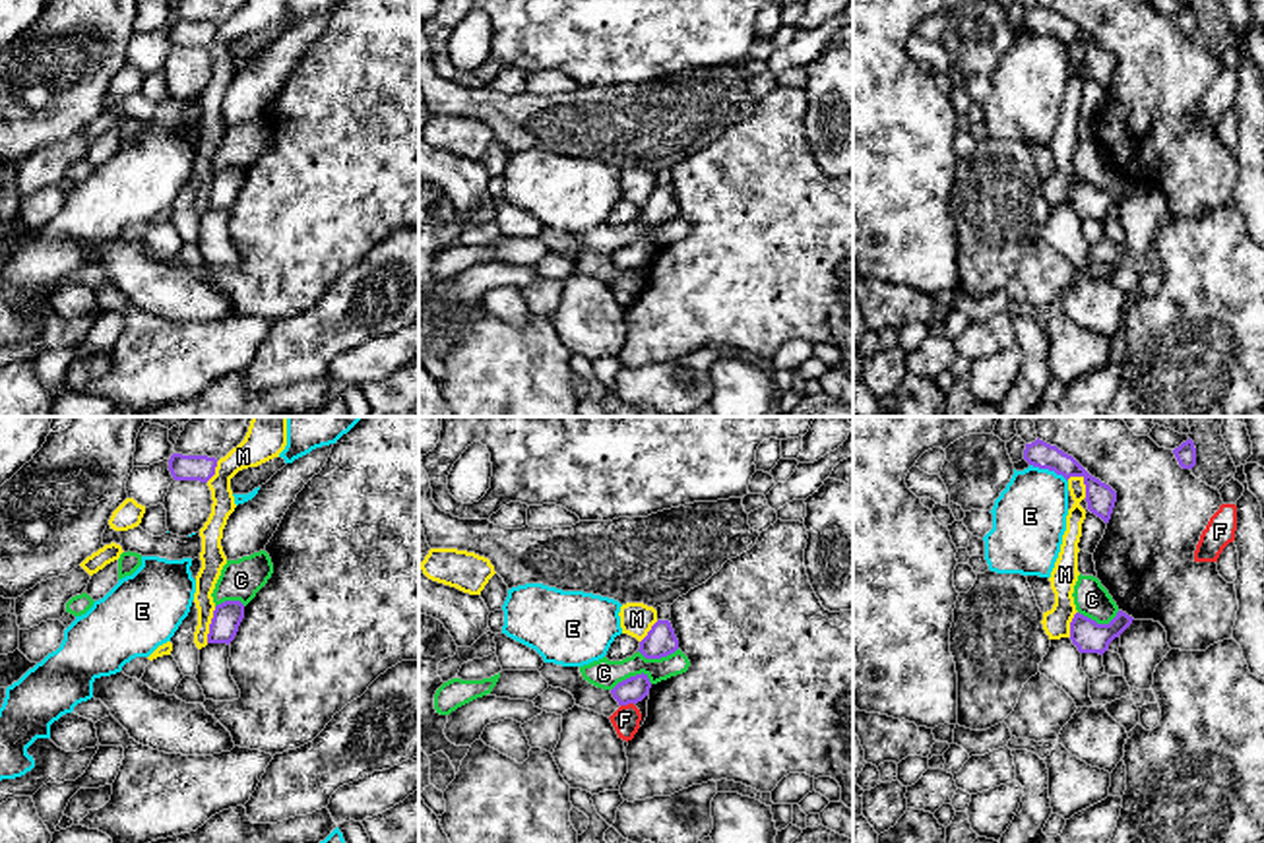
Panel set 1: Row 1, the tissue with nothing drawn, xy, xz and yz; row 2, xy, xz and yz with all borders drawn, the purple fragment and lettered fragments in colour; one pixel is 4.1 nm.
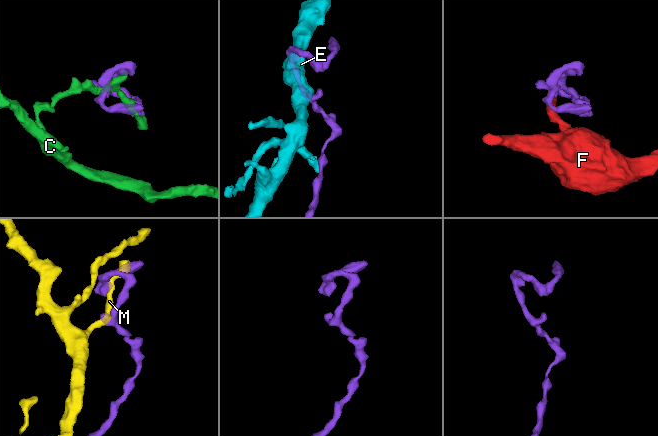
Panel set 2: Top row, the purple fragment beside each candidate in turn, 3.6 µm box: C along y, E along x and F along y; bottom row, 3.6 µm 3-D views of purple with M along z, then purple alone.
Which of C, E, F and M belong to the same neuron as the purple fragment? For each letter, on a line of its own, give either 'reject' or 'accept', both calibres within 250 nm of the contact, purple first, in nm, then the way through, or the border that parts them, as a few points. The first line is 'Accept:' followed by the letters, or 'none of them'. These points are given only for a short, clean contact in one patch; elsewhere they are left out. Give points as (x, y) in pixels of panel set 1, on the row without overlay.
Accept: none of them
C: reject; 110 nm thick on the purple side, 120 nm on the other
E: reject; 120 nm thick on the purple side, 300 nm on the other
F: reject; 110 nm thick on the purple side, 110 nm on the other; border along xz (632, 268), (621, 272)
M: reject; 120 nm thick on the purple side, 90 nm on the other

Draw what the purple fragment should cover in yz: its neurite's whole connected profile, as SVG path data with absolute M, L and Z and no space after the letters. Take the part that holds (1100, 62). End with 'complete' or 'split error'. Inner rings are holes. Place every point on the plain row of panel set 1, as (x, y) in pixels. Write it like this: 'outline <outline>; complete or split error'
outline M1037 4L1035 8L1026 10L1024 25L1033 33L1055 37L1066 47L1070 43L1082 43L1088 76L1109 89L1117 58L1109 50L1091 43L1072 21Z; complete

